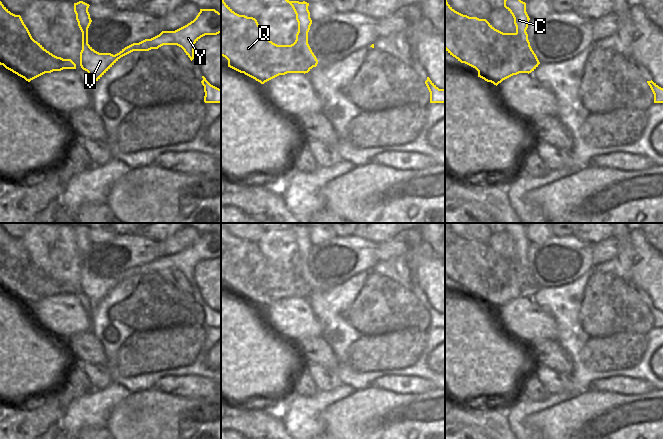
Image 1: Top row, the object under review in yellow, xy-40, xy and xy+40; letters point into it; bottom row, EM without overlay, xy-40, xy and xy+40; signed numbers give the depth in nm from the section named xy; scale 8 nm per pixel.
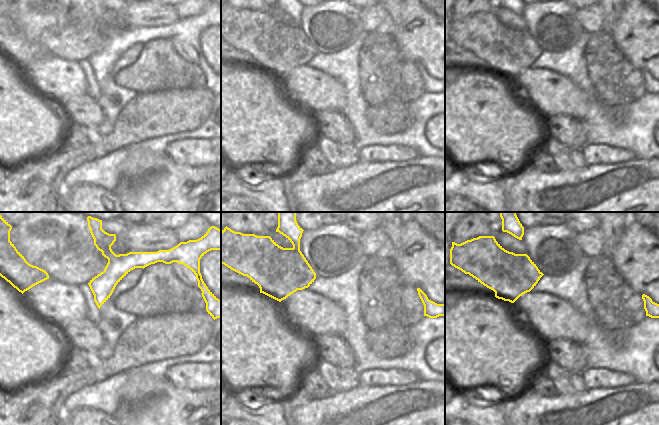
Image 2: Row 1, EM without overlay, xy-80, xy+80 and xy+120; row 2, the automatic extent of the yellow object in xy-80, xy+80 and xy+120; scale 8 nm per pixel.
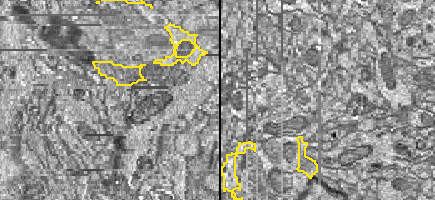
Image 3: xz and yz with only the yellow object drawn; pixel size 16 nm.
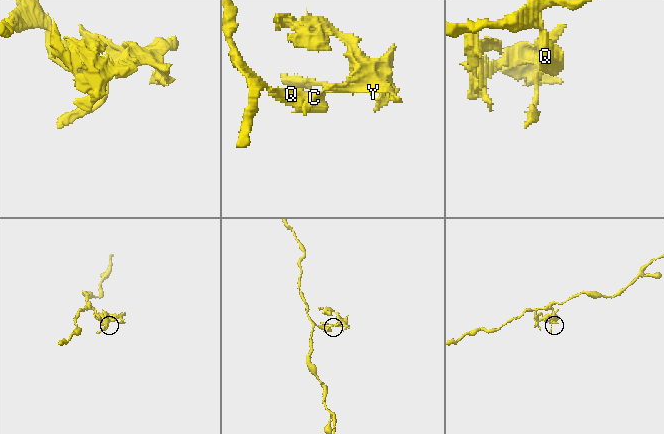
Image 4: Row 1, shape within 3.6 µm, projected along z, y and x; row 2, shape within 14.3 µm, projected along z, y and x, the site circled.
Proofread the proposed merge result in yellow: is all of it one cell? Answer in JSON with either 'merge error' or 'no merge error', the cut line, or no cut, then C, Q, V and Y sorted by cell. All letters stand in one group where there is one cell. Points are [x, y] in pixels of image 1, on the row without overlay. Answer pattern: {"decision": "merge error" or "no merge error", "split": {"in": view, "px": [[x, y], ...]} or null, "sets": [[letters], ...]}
{"decision": "merge error", "split": {"in": "xy", "px": [[294, 266], [297, 272], [314, 290]]}, "sets": [["C", "V", "Y"], ["Q"]]}

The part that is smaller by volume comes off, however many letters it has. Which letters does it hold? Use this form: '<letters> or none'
C, V, Y

